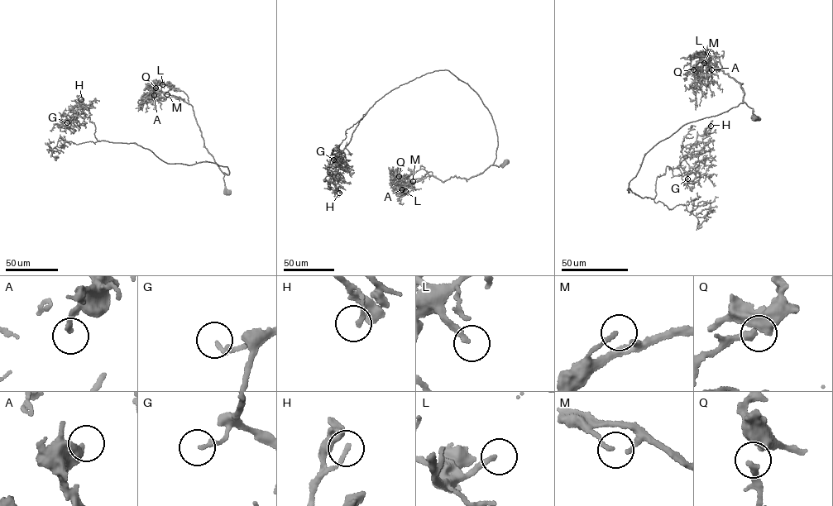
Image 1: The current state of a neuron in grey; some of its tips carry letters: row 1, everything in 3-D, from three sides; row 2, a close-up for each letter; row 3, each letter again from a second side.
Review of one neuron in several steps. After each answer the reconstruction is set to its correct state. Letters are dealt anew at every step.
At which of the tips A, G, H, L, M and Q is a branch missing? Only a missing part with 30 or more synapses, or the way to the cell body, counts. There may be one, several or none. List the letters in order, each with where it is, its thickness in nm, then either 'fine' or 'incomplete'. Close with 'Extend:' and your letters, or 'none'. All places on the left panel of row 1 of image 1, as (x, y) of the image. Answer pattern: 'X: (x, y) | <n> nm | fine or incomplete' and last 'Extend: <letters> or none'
A: (154, 95) | 160 nm | fine
G: (67, 122) | 190 nm | fine
H: (81, 99) | 160 nm | fine
L: (162, 84) | 190 nm | incomplete
M: (167, 94) | 140 nm | incomplete
Q: (155, 88) | 200 nm | incomplete
Extend: L, M, Q

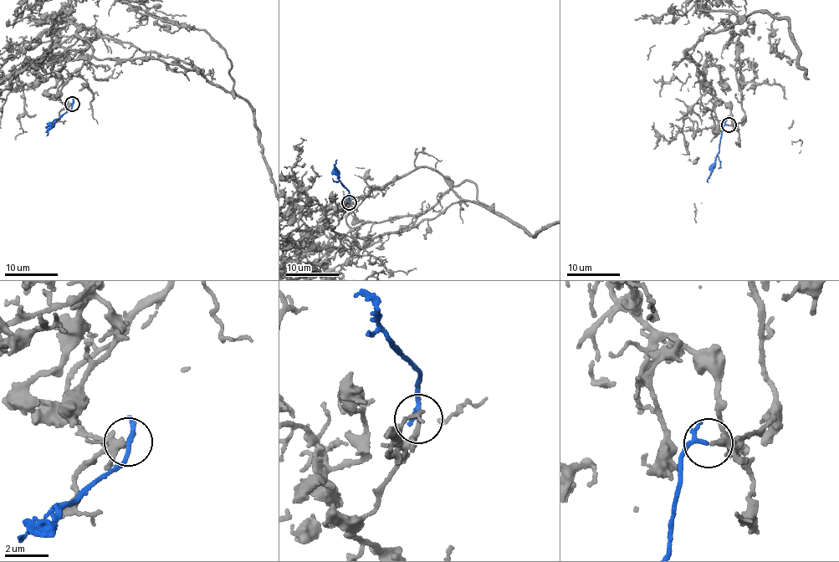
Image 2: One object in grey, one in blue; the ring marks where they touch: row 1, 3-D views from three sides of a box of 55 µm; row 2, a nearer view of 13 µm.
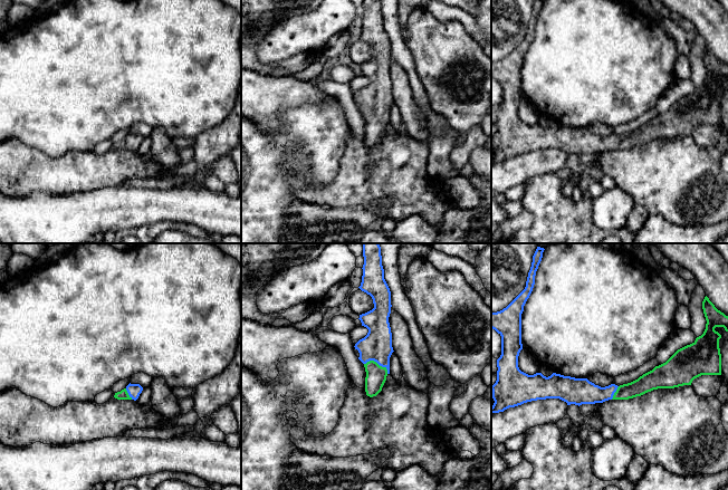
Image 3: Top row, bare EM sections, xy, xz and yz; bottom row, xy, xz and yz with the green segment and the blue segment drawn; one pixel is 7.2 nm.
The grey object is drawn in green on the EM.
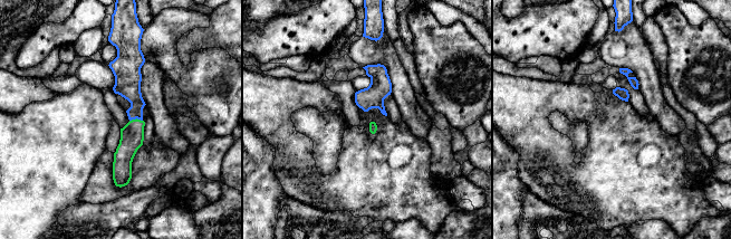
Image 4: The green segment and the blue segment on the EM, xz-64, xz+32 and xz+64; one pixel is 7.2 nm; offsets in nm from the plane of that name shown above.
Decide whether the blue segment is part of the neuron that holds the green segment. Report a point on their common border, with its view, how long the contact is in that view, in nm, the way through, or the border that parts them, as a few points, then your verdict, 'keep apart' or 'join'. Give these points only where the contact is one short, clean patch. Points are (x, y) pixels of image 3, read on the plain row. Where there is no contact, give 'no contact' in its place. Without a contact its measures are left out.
xz (376, 113) | 190 nm | across xz (376, 125), (376, 113), (376, 95) | join

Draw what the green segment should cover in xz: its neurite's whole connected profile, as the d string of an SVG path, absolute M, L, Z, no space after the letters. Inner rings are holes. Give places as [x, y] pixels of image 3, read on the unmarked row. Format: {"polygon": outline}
{"polygon": "M363 0L363 7L363 26L358 38L372 47L374 58L360 65L358 69L368 83L354 97L365 117L366 145L373 147L382 141L390 124L390 107L394 102L389 73L392 55L391 41L384 29L381 0Z"}

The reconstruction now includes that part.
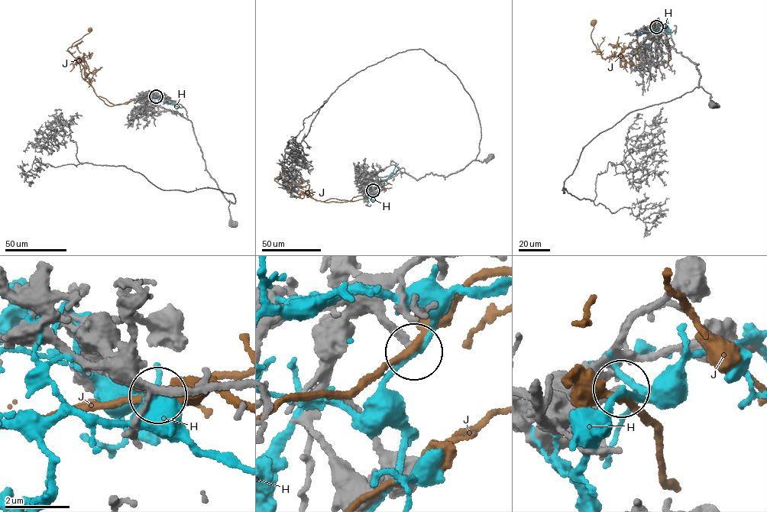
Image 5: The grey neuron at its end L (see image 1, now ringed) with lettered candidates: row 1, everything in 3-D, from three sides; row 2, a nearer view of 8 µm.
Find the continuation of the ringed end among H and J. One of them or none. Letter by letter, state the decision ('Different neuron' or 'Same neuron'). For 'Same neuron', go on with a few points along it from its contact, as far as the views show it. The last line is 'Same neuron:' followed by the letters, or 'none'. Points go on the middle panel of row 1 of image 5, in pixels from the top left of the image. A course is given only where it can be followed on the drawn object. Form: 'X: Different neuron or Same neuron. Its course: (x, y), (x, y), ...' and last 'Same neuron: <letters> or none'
H: Different neuron
J: Different neuron
Same neuron: none

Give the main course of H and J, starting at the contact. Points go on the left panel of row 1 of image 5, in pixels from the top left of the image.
H: (156, 96), (168, 104), (182, 107)
J: (156, 96), (139, 97), (118, 105), (97, 96), (89, 83), (83, 79), (76, 58), (67, 50), (90, 30)

